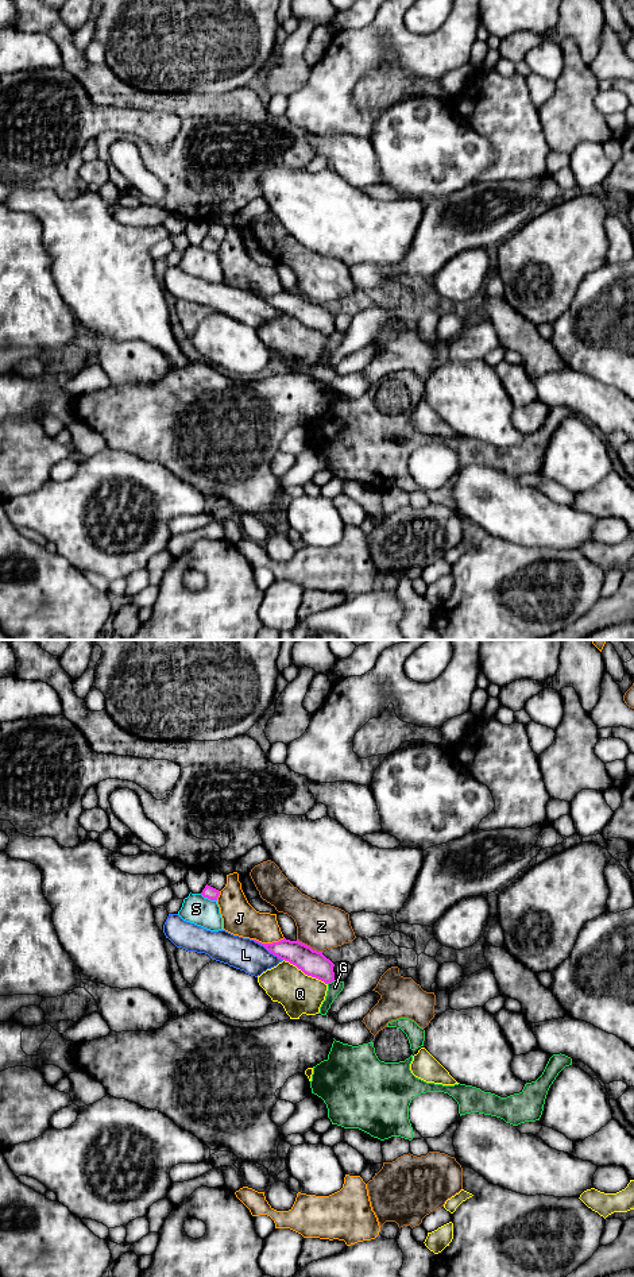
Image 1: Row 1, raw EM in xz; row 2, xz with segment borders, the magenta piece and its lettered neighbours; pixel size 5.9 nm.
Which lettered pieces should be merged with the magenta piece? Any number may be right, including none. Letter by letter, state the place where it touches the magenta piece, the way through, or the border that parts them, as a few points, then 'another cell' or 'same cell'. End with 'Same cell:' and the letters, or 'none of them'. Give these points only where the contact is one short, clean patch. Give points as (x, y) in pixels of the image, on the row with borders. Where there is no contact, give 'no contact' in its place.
G: contact xz (331, 982); border xz (335, 980), (328, 984); another cell
J: contact xz (269, 944); another cell
L: contact xz (267, 949); another cell
Q: contact xz (305, 973); another cell
S: contact xz (208, 898); another cell
Z: contact xz (309, 946); another cell
Same cell: none of them

